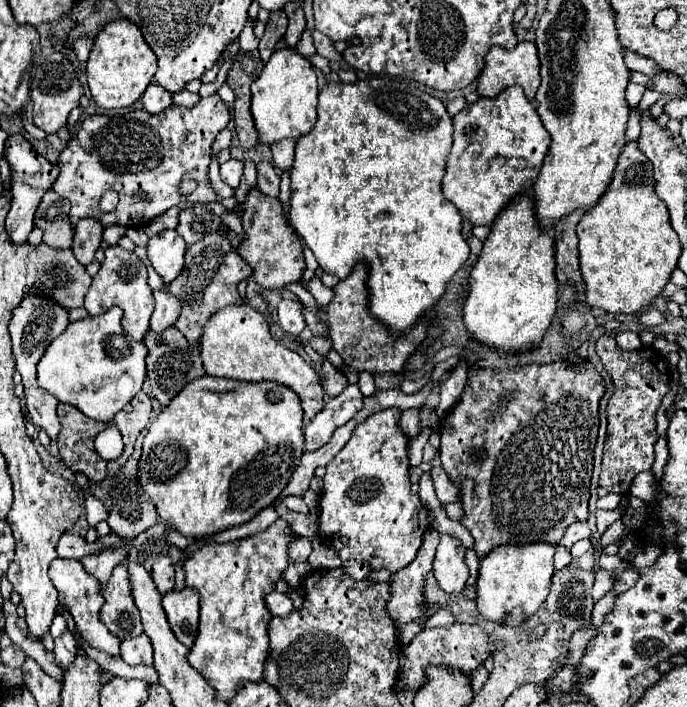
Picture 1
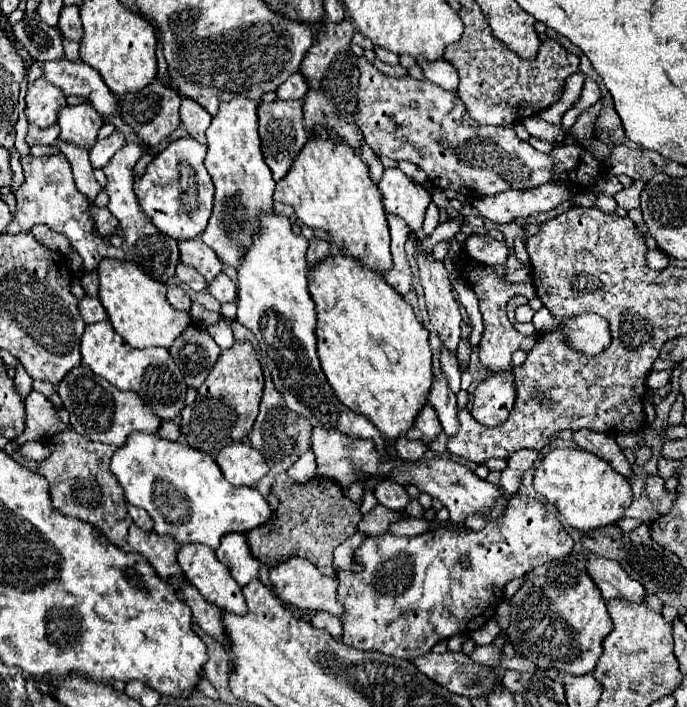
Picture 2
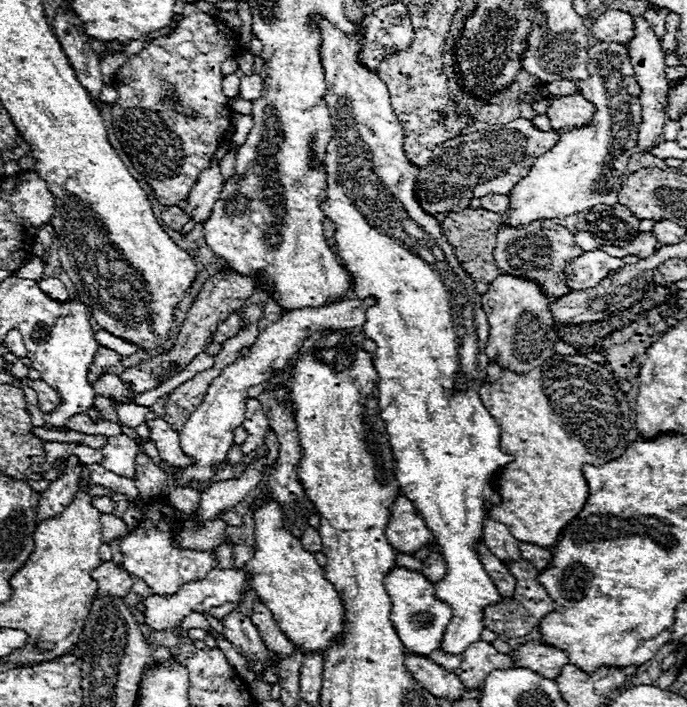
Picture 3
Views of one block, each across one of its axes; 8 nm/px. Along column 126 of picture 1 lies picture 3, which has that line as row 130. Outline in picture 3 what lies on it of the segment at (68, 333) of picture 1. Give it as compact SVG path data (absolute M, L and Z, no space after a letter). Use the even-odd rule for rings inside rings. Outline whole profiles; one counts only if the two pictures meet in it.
M320 20L320 30L322 30L322 66L324 66L324 74L326 74L326 102L330 106L330 116L334 118L334 130L336 136L328 142L326 148L326 202L322 204L324 214L334 220L336 224L336 246L338 246L338 254L342 258L344 268L354 276L354 292L358 298L366 298L366 296L374 296L378 306L372 306L370 310L366 310L366 326L362 328L366 338L376 342L376 352L374 352L374 368L378 372L378 390L380 390L380 416L386 422L386 432L390 438L390 446L394 450L394 460L396 460L396 478L402 486L402 494L412 500L412 504L416 506L416 510L420 512L420 516L424 518L426 526L430 528L430 532L434 534L440 554L446 562L446 574L440 582L434 584L434 592L436 598L446 602L452 608L452 620L448 622L448 630L442 638L442 650L448 654L462 654L470 644L480 640L480 632L484 630L484 606L492 604L492 602L500 602L500 592L494 584L494 580L488 576L488 572L484 570L478 552L476 552L476 542L482 540L482 532L484 532L484 520L488 518L488 508L486 502L490 504L500 504L500 492L498 492L498 484L494 480L494 476L506 466L510 464L514 458L504 454L500 448L500 426L498 422L488 414L488 410L484 408L480 396L478 396L478 388L482 386L482 380L486 376L486 368L490 364L484 348L486 348L486 338L488 338L488 320L480 302L480 296L474 292L474 280L462 270L462 266L456 260L456 254L452 250L452 246L448 244L448 240L444 238L440 224L434 222L434 218L430 218L430 214L426 214L424 210L418 208L418 202L414 198L414 182L416 182L416 174L418 168L414 164L408 162L402 144L404 144L404 128L398 122L396 114L392 112L390 106L390 98L388 98L388 90L384 86L384 82L378 78L376 72L366 70L364 66L360 66L356 62L358 56L358 44L360 38L358 34L354 36L346 36L340 30L336 30L330 22Z

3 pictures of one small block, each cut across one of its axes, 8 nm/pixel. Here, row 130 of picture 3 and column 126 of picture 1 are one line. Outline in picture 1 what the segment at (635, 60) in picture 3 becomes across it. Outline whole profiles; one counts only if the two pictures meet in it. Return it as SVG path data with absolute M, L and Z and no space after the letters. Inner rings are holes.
M140 634L136 638L128 638L120 642L120 654L128 664L146 664L152 666L152 644L146 634Z

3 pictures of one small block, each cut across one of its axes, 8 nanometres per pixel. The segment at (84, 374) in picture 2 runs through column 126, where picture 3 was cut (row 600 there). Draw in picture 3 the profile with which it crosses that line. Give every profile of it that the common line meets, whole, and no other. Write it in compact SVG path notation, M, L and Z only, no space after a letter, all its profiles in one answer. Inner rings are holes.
M394 568L394 572L390 572L386 578L386 590L392 598L394 628L398 630L404 646L418 656L428 656L432 650L438 650L446 632L446 624L452 618L452 610L434 598L434 588L428 578L424 578L420 572Z

